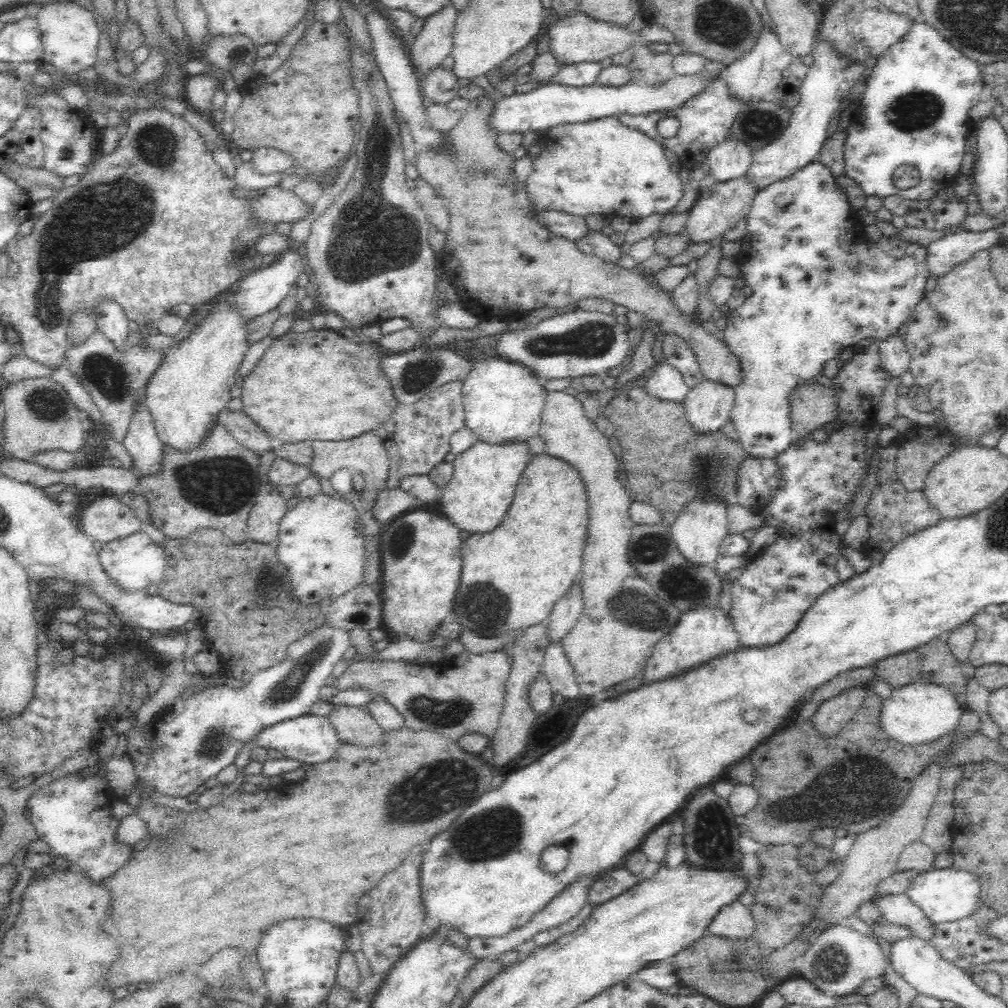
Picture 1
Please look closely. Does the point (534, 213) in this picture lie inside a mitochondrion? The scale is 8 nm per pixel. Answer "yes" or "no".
no

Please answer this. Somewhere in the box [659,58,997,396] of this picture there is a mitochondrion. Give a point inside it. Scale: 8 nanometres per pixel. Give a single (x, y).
(915, 110)

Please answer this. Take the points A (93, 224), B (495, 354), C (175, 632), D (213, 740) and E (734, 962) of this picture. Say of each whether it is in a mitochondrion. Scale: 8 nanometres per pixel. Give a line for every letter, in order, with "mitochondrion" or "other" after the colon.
A: mitochondrion
B: other
C: other
D: mitochondrion
E: mitochondrion

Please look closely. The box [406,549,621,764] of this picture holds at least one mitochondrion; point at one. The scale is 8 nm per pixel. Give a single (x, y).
(483, 603)

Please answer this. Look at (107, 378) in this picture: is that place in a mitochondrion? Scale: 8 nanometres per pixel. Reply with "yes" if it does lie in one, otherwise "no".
yes

